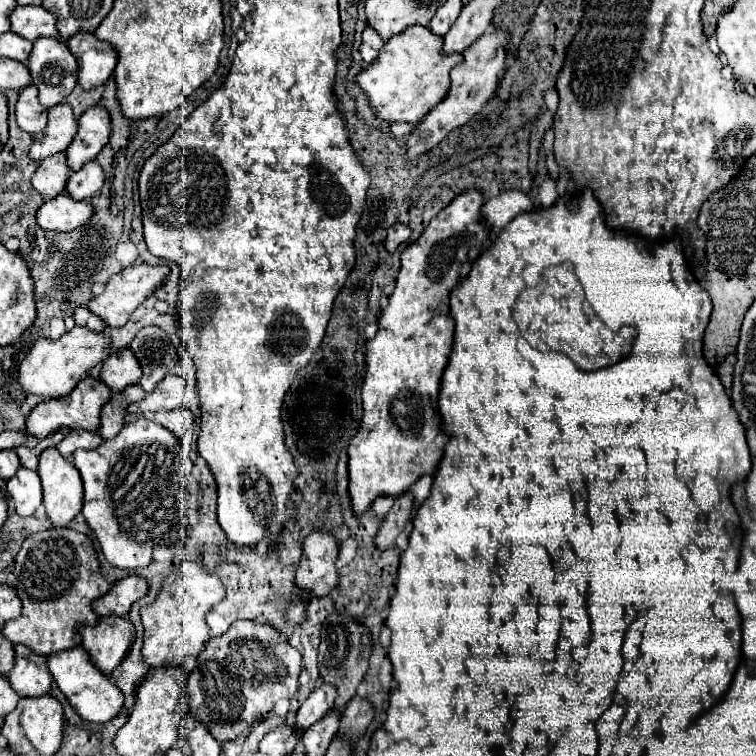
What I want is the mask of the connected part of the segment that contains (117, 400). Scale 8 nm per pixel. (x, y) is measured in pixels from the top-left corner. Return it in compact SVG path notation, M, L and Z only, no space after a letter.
M134 384L134 386L128 386L126 390L122 392L116 392L102 408L102 424L100 424L100 430L98 434L104 438L104 440L110 440L114 438L122 426L124 426L124 410L132 404L132 402L140 402L142 398L146 396L146 392L142 390L140 384Z

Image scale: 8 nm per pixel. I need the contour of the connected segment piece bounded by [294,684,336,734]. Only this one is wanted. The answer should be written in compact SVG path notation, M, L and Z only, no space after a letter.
M320 684L320 686L308 696L308 700L300 706L300 710L298 710L298 714L296 714L294 728L296 728L300 734L304 734L314 722L318 722L318 720L328 712L328 708L332 706L334 698L336 698L334 686L330 686L330 684Z

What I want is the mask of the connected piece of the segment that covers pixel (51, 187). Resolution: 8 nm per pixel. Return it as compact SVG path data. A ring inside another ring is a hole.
M58 152L48 158L44 158L38 166L38 170L32 176L32 186L44 200L50 200L58 196L66 188L70 168L66 164L66 154Z

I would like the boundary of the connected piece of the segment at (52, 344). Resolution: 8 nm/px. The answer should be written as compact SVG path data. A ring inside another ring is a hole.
M74 326L70 332L66 332L58 340L46 340L40 338L28 356L22 360L18 370L18 380L22 388L30 394L42 394L46 398L58 398L70 394L76 384L88 374L88 370L96 364L100 364L110 352L110 338L104 334L96 334L86 328Z

